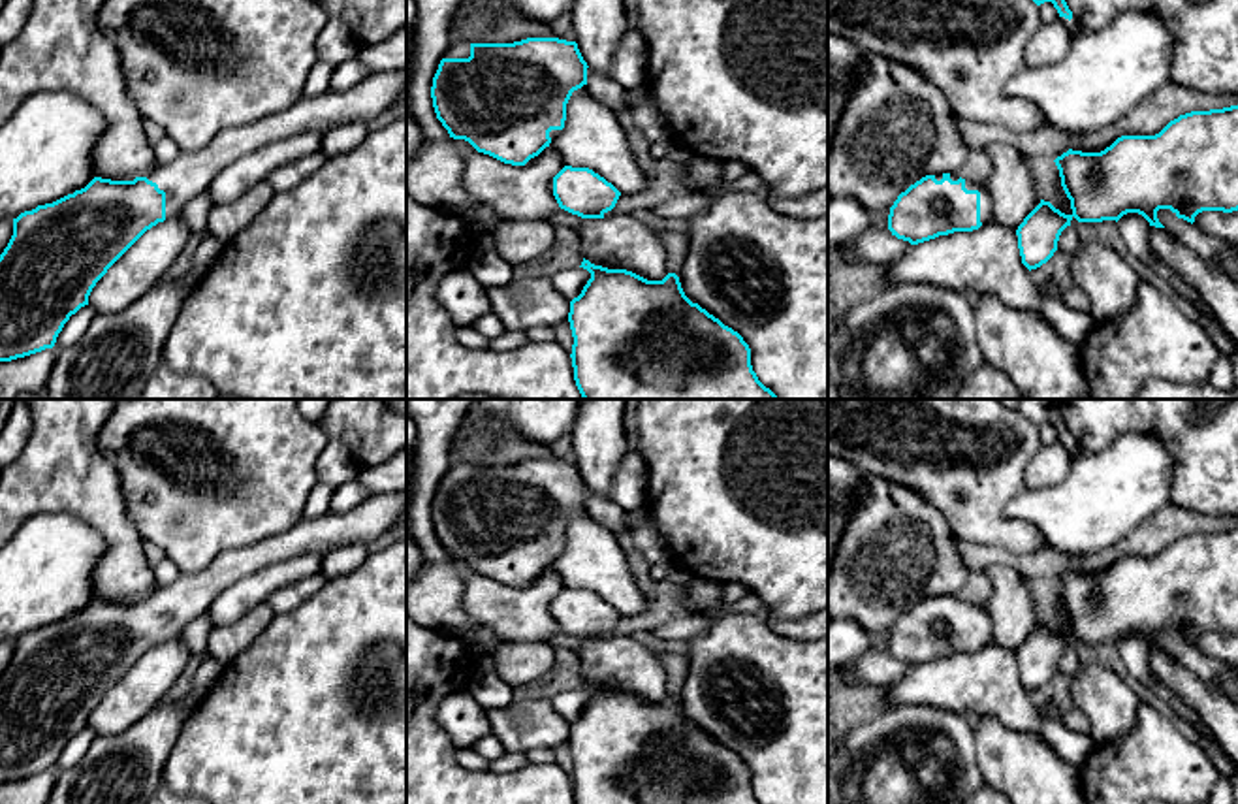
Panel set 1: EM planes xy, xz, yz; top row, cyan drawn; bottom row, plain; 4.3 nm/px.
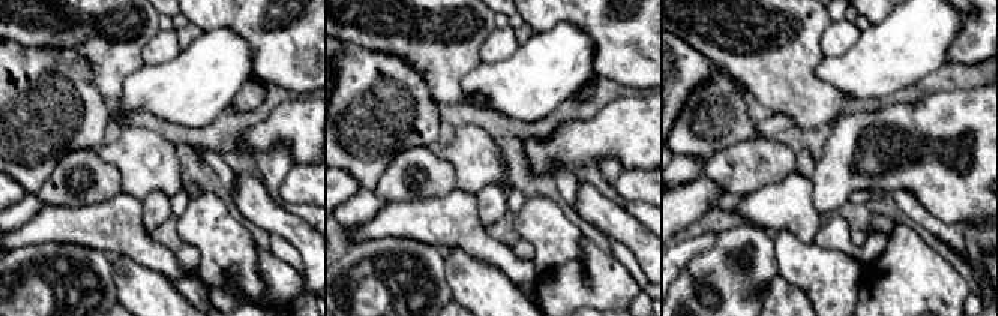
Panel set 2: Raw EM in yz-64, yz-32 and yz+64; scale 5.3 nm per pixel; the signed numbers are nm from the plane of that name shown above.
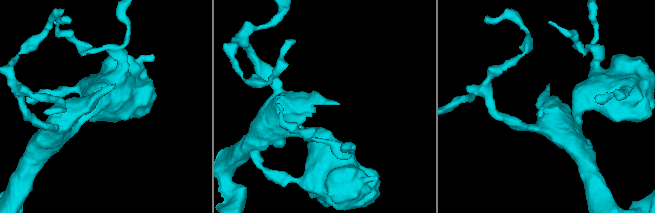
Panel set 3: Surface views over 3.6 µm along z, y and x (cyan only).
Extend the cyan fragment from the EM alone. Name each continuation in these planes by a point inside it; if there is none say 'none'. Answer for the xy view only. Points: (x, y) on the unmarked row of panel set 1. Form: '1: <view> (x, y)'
1: xy (190, 595)

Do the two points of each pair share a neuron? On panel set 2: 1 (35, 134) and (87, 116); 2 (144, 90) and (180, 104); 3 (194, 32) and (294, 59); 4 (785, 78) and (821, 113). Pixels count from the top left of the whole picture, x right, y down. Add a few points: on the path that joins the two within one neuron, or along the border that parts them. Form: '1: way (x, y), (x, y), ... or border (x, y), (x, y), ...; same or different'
1: way (48, 120), (53, 116), (74, 116); same
2: way (153, 90), (165, 90), (171, 95); same
3: border (188, 21), (204, 32); different
4: way (794, 87), (812, 104); same

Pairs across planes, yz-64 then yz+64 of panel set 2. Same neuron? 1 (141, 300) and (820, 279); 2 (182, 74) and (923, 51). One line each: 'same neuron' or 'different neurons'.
1: same neuron
2: same neuron

